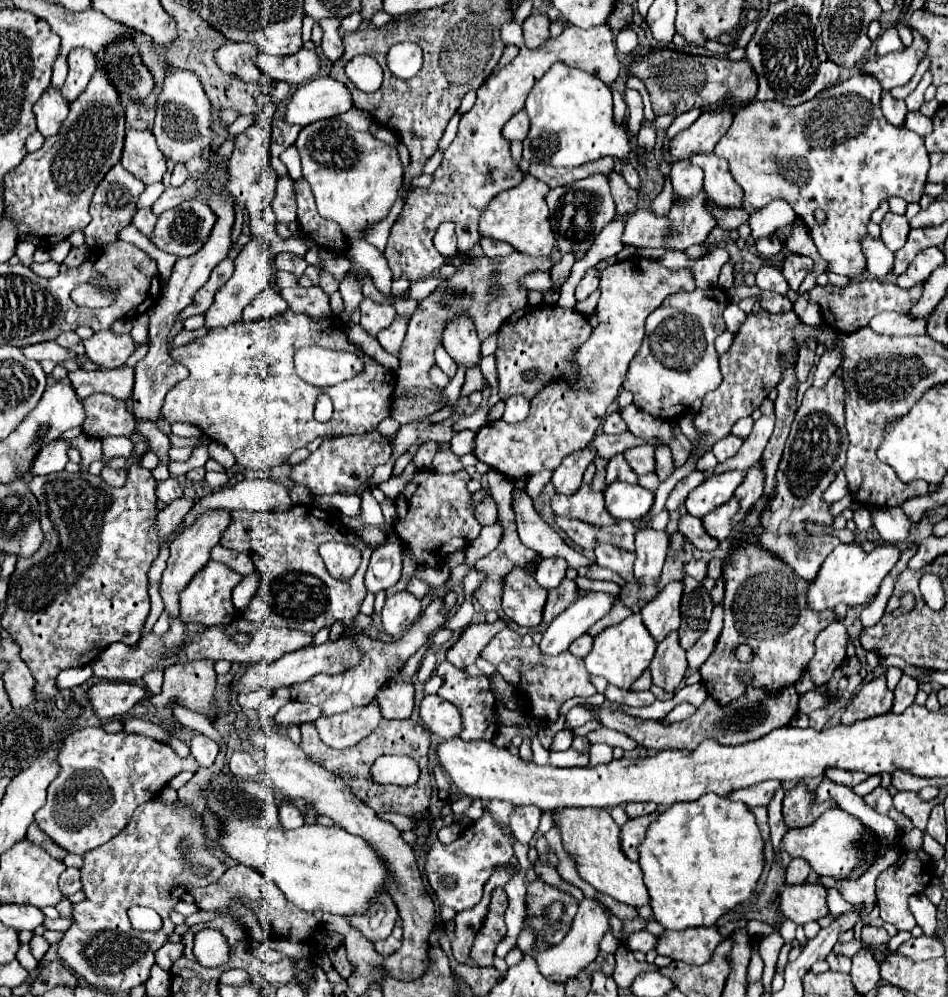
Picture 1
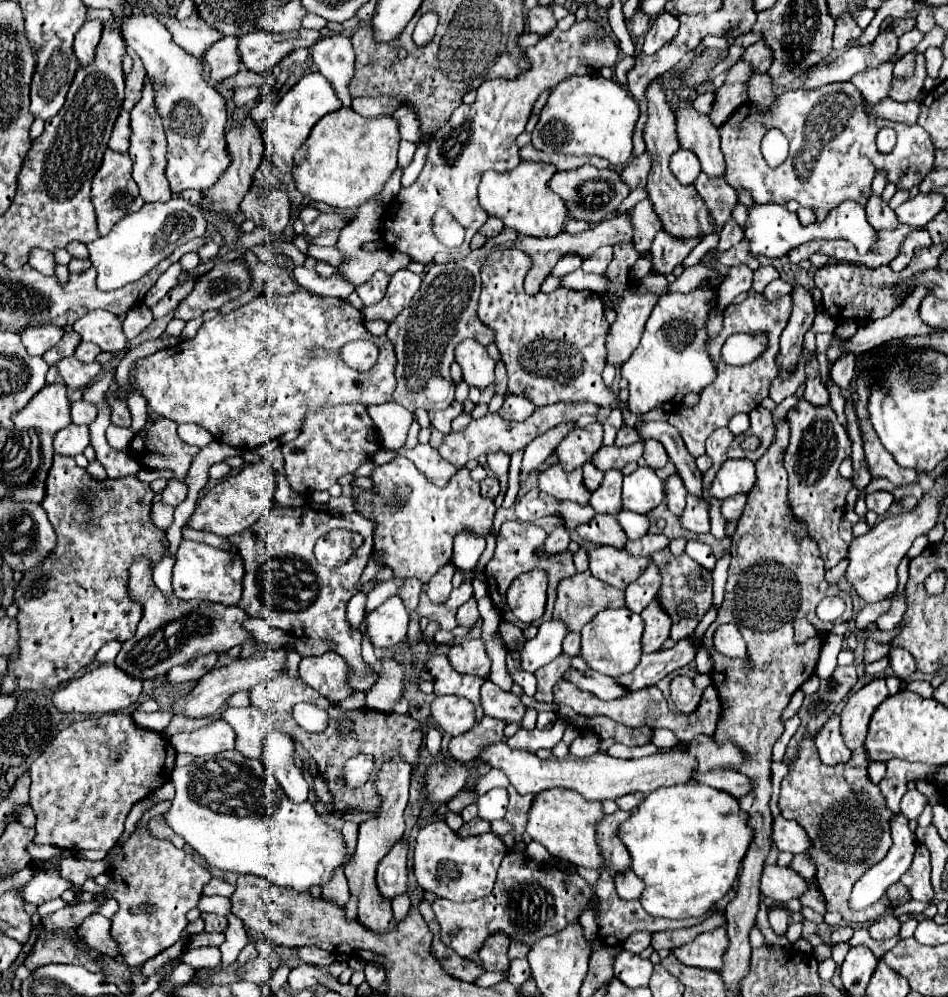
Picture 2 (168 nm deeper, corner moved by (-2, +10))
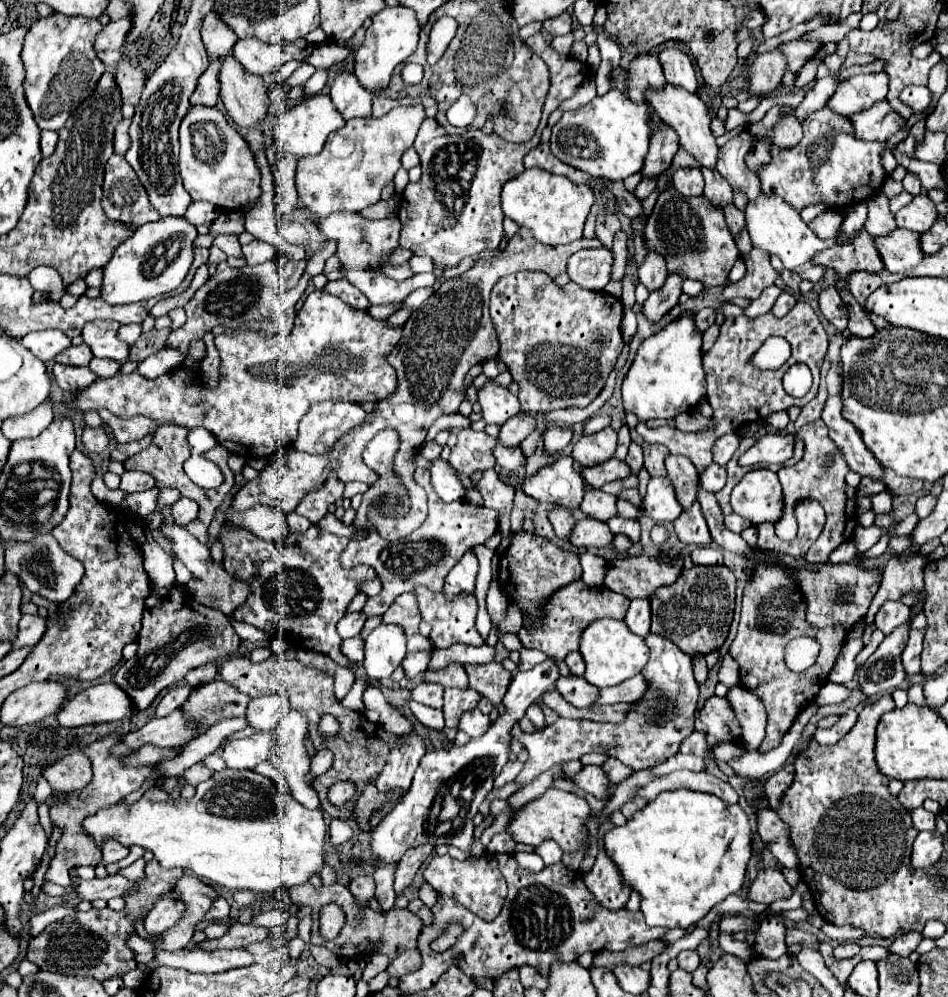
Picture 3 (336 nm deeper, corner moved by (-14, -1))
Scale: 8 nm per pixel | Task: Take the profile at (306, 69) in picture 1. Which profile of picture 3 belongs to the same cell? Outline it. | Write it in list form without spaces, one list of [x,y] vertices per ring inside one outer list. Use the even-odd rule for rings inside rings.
[[[242,39],[234,45],[234,59],[238,59],[246,73],[260,75],[268,79],[274,75],[286,61],[290,59],[306,59],[310,57],[314,45],[308,41],[284,43],[284,45],[268,45],[260,39]]]

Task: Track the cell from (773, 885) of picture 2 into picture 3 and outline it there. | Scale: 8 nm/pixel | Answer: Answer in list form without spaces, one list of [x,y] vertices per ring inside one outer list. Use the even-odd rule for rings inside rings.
[[[760,869],[758,877],[750,885],[750,899],[756,903],[774,903],[778,899],[786,899],[794,893],[794,889],[784,879],[782,871],[776,869]]]

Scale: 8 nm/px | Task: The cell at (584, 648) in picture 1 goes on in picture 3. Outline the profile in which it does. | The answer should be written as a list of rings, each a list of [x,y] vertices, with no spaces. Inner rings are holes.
[[[574,651],[574,653],[570,653],[566,659],[566,665],[570,667],[570,671],[574,673],[574,675],[584,675],[584,659],[582,659],[582,655],[580,655],[580,651]]]

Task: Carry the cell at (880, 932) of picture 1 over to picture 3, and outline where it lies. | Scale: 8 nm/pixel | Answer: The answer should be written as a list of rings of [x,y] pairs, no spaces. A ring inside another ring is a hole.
[[[908,931],[908,933],[904,933],[904,935],[894,937],[888,949],[890,949],[890,953],[896,953],[896,955],[900,955],[900,957],[908,957],[908,955],[918,947],[920,941],[922,941],[922,933],[918,933],[918,931]]]

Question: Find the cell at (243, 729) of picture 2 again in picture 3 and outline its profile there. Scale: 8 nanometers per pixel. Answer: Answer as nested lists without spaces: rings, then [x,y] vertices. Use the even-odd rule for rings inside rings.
[[[266,695],[266,697],[252,699],[248,705],[248,713],[246,713],[248,727],[262,731],[262,733],[274,731],[282,717],[280,713],[284,711],[284,705],[288,705],[288,699],[280,695]]]

